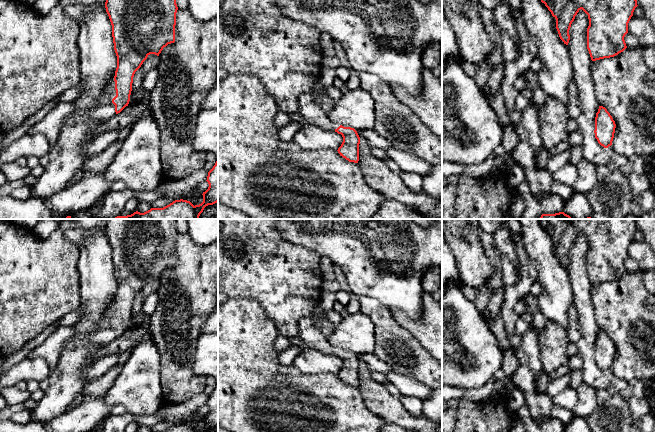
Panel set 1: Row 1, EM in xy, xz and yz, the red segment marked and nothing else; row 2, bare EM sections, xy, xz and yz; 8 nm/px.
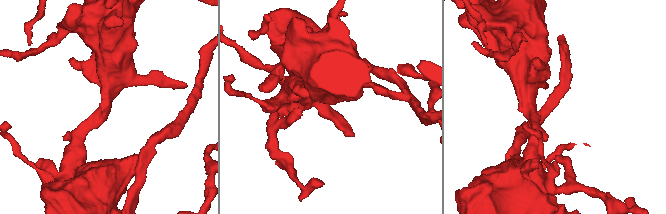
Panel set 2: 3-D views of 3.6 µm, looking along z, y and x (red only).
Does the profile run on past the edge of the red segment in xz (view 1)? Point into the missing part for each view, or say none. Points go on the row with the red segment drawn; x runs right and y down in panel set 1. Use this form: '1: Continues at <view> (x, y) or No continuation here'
1: Continues at xz (309, 111)

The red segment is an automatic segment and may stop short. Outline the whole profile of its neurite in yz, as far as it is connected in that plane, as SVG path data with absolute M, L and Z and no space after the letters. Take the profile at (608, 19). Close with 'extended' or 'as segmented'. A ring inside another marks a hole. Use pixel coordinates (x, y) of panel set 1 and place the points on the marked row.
M541 0L556 19L560 39L568 45L569 30L582 9L589 19L587 49L592 61L610 58L623 52L628 23L637 0Z; as segmented

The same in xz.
M302 93L298 97L298 115L304 123L310 123L341 134L343 142L337 150L338 153L349 162L358 163L360 137L354 128L344 127L332 122L328 114L320 108L308 93Z; extended

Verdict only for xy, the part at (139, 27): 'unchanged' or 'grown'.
grown

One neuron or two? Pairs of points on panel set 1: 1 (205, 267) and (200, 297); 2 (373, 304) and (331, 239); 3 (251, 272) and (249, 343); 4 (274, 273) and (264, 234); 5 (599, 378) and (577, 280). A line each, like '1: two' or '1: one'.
1: one
2: two
3: two
4: one
5: one

